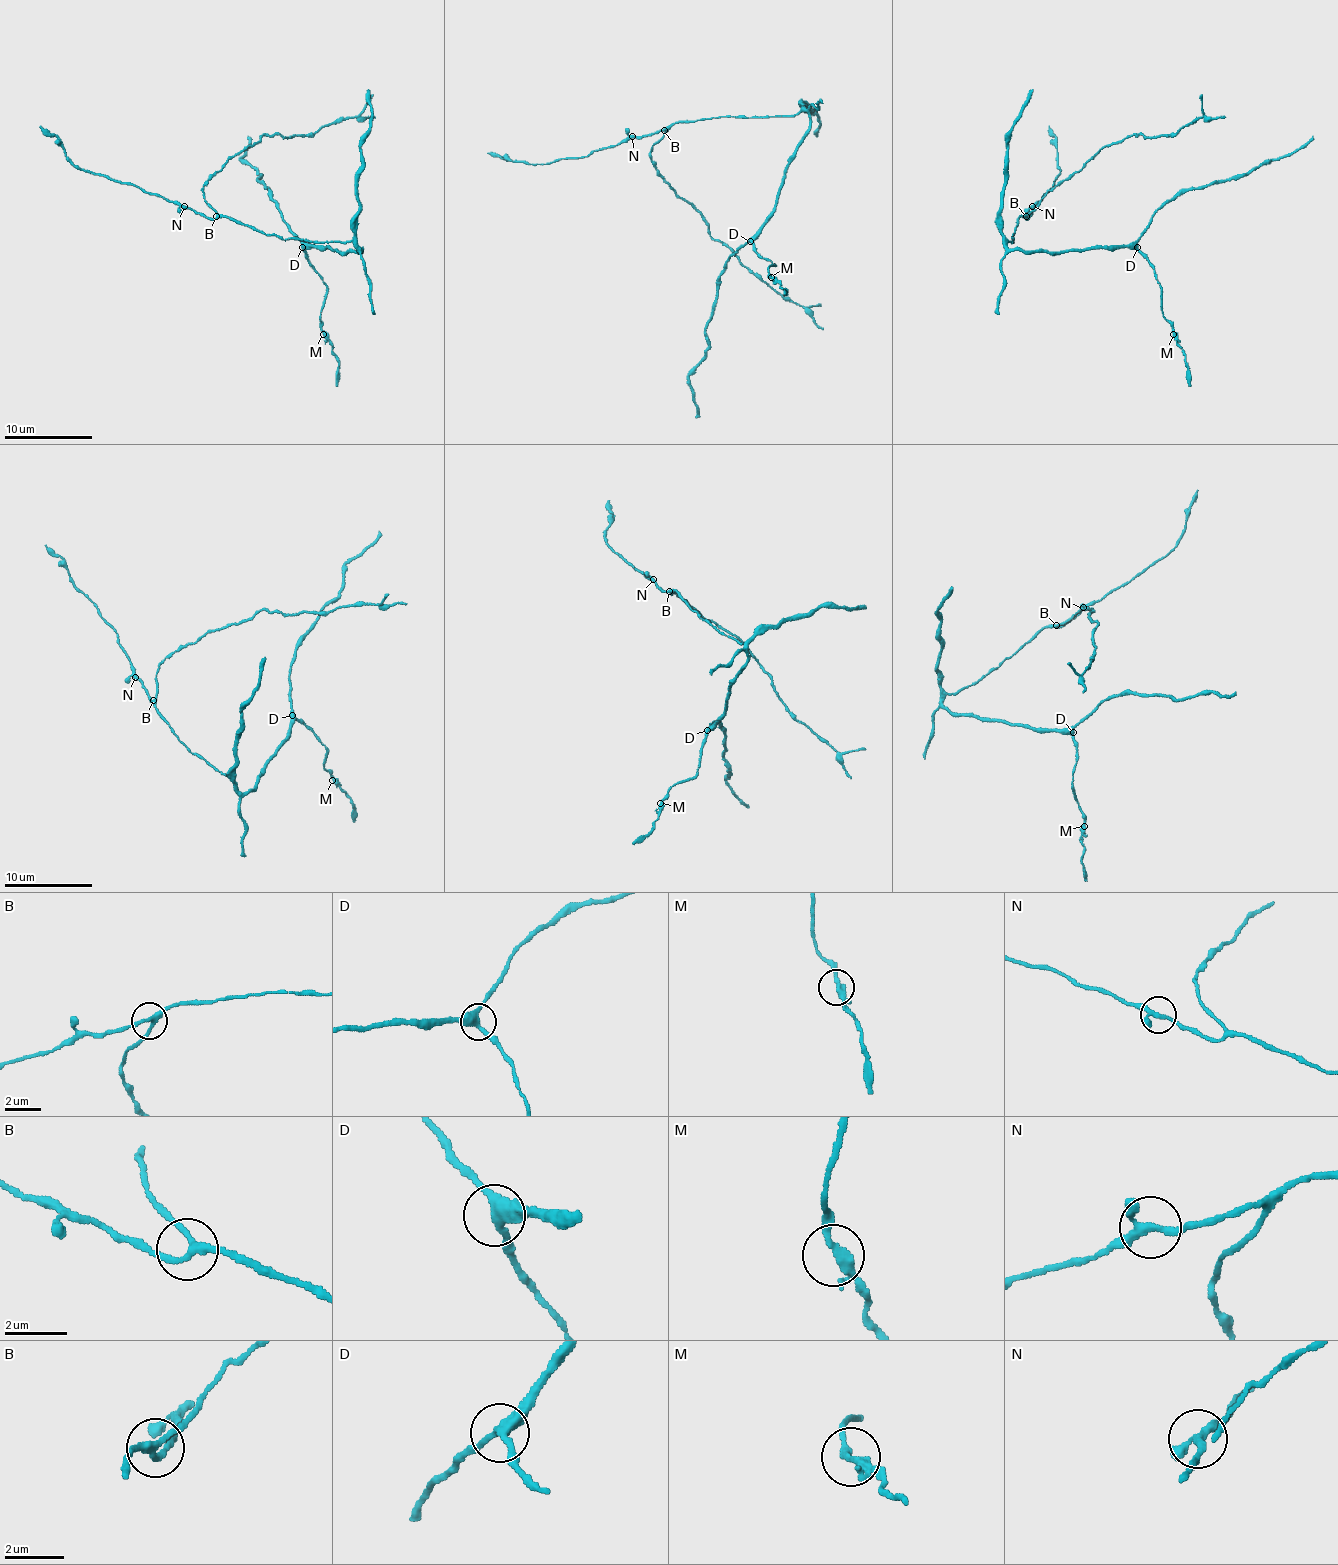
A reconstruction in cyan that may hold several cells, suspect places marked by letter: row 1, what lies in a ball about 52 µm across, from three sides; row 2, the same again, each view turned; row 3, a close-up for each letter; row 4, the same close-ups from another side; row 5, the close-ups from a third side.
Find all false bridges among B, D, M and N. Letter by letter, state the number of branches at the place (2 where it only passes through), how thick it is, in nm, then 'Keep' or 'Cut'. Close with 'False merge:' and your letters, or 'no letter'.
B: Branches: 3. Thickness 220 nm. Keep
D: Branches: 3. Thickness 340 nm. Keep
M: Branches: 3. Thickness 240 nm. Keep
N: Branches: 3. Thickness 200 nm. Keep
False merge: no letter

